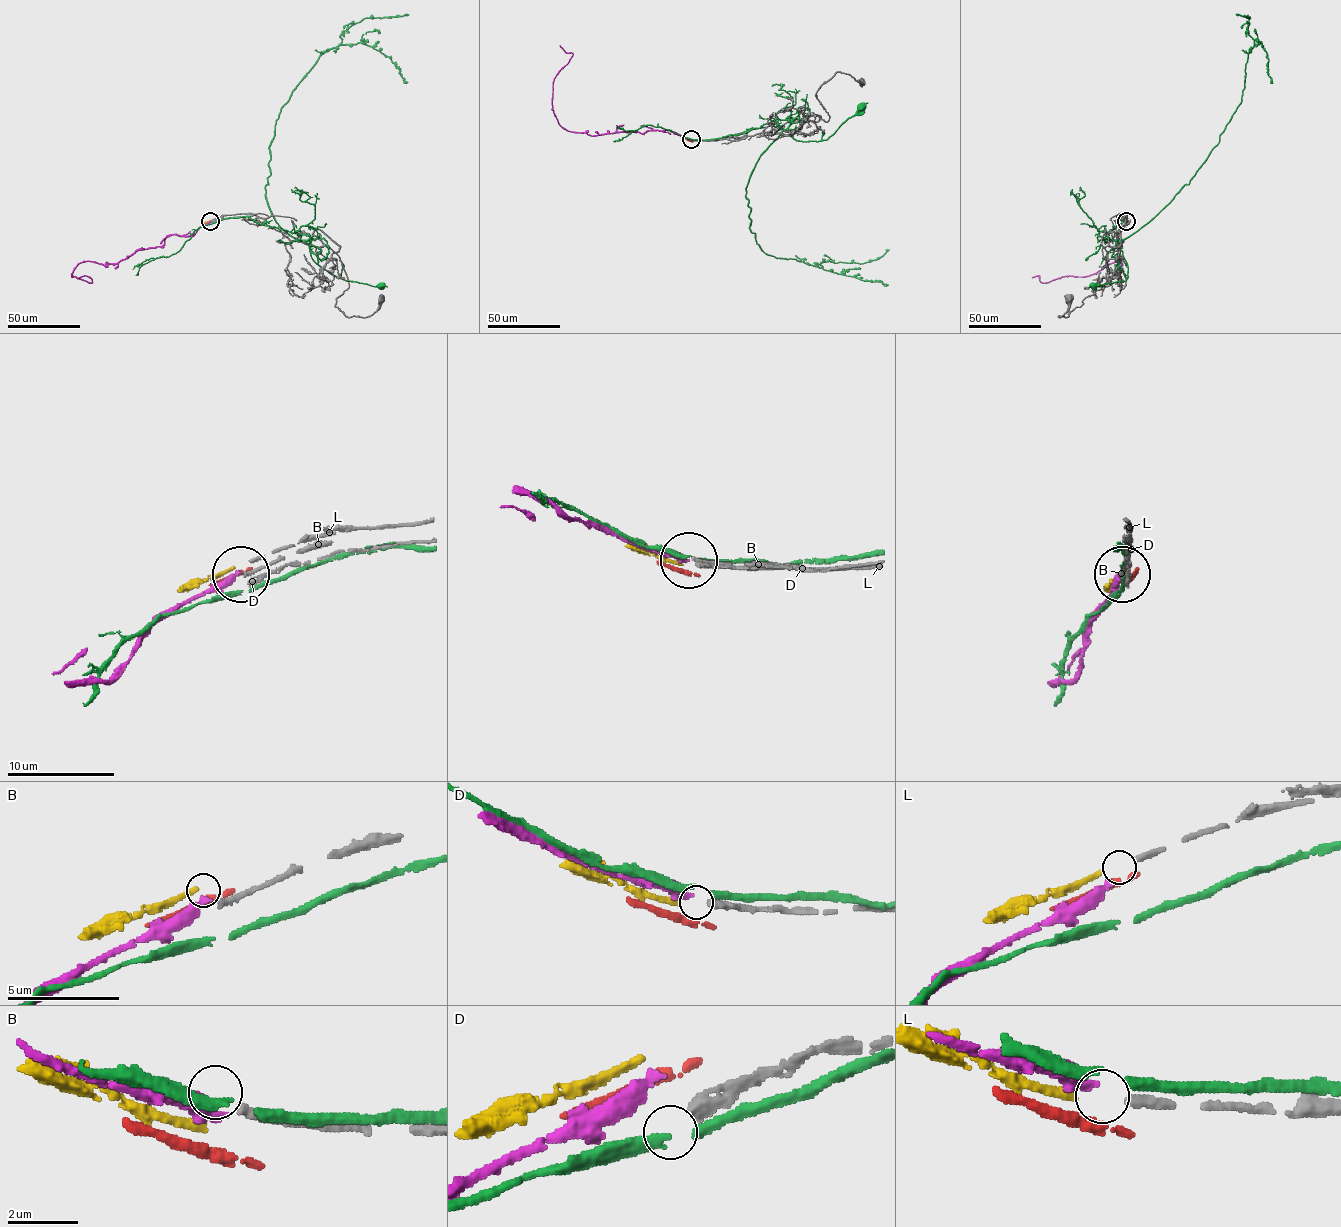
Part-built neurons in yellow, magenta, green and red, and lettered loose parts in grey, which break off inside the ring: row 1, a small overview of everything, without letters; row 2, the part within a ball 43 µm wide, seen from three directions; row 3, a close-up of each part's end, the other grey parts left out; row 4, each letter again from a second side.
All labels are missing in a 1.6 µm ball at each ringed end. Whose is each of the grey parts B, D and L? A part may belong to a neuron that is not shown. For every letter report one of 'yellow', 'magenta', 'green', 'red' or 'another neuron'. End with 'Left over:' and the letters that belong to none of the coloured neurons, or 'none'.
B: magenta
D: another neuron
L: yellow
Left over: D

